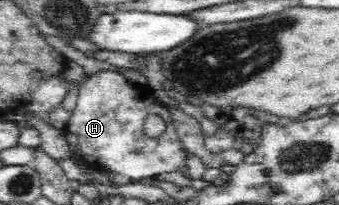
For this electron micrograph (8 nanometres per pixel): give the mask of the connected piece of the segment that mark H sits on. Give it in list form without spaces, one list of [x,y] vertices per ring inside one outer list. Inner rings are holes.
[[[102,70],[86,77],[87,79],[80,87],[75,107],[63,128],[64,138],[71,152],[81,158],[90,169],[126,174],[132,181],[155,178],[162,172],[173,172],[173,170],[179,170],[183,174],[187,172],[188,150],[177,137],[177,128],[173,123],[171,109],[155,98],[149,84],[129,83],[123,74],[112,70]],[[151,115],[161,116],[167,124],[165,136],[161,136],[157,140],[151,140],[144,135],[143,122]]]

